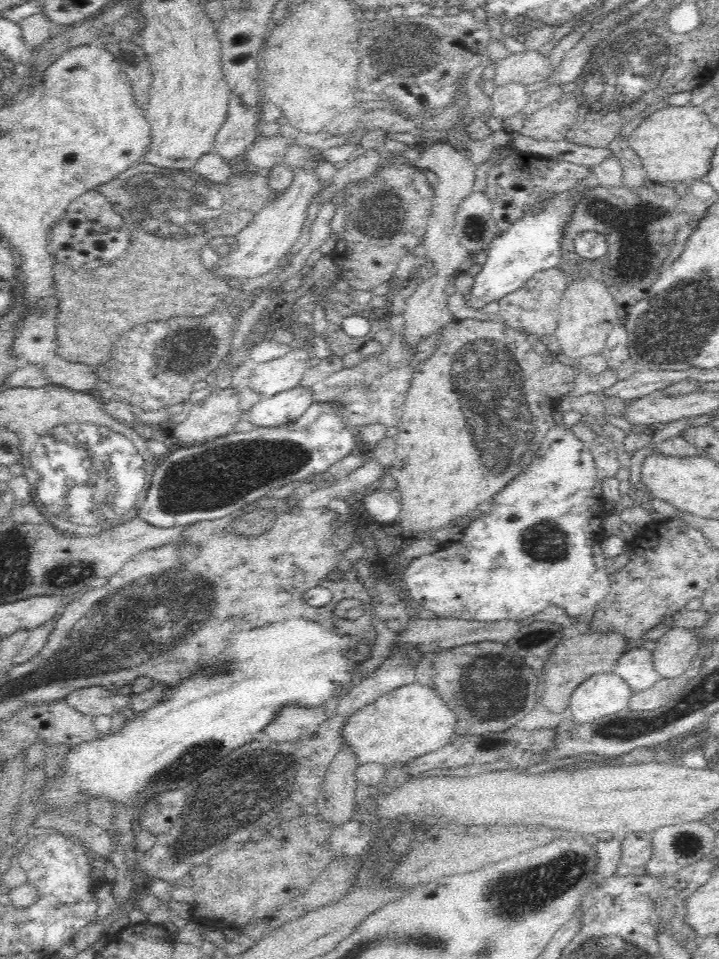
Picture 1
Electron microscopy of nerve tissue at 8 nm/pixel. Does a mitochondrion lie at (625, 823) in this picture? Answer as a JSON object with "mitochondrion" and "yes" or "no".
{"mitochondrion":"no"}

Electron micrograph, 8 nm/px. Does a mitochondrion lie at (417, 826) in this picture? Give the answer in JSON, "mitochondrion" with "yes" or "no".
{"mitochondrion":"no"}

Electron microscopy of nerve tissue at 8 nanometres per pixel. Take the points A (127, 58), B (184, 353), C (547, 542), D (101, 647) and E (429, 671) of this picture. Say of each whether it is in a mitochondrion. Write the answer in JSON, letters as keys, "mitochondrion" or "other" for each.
{"A":"other","B":"mitochondrion","C":"mitochondrion","D":"mitochondrion","E":"other"}

